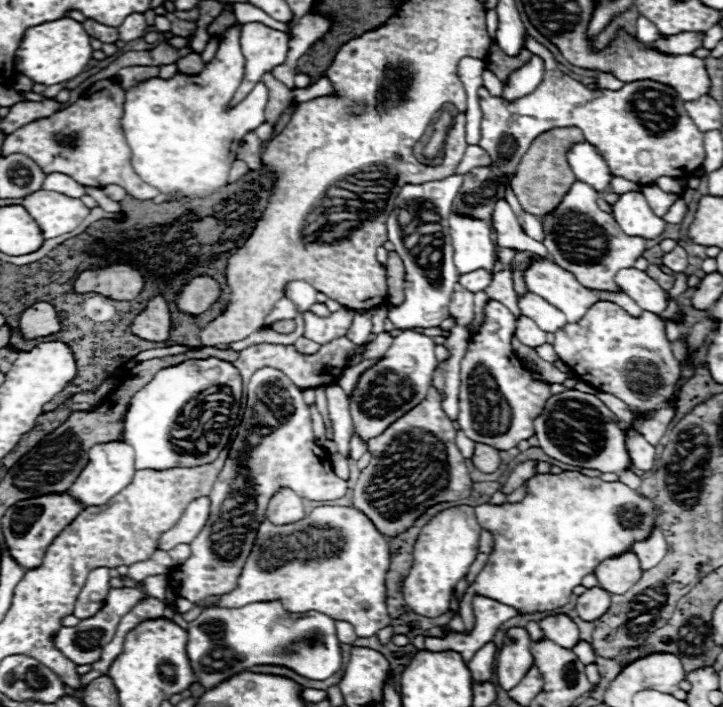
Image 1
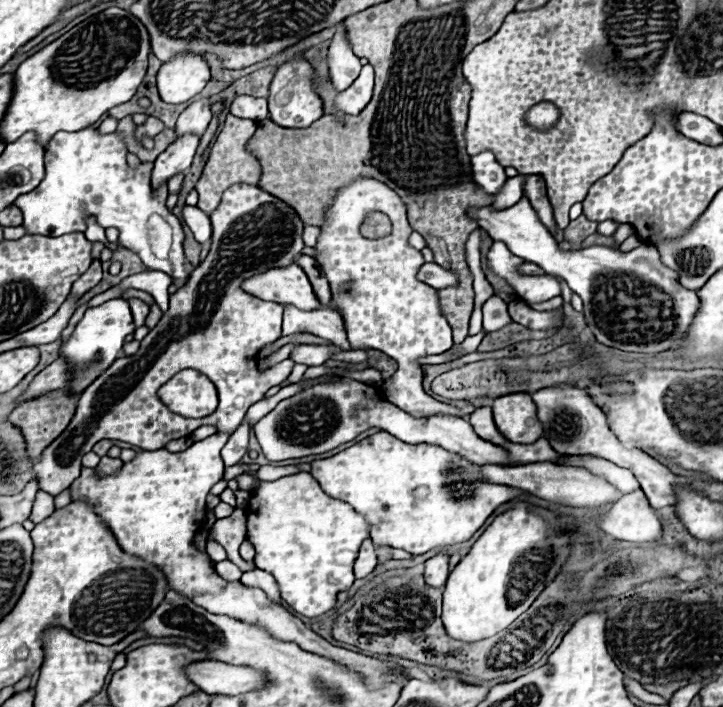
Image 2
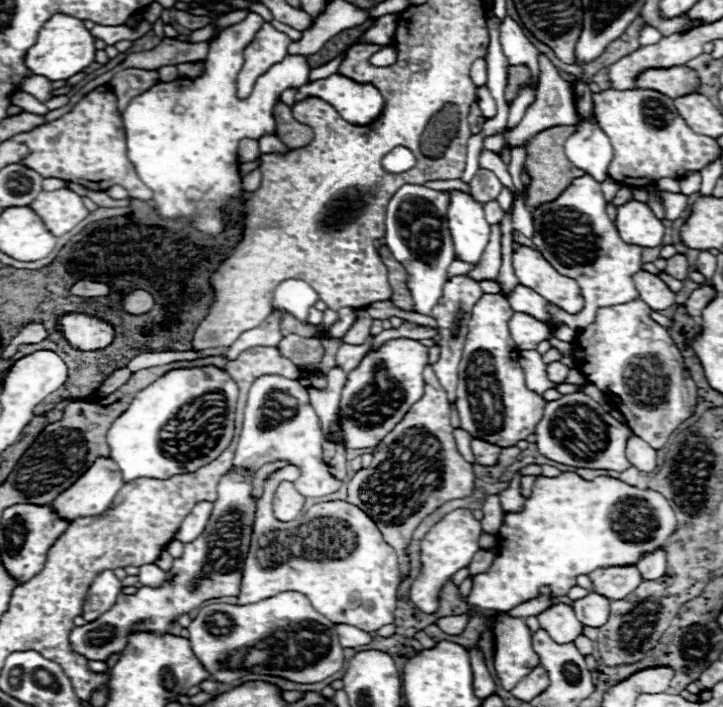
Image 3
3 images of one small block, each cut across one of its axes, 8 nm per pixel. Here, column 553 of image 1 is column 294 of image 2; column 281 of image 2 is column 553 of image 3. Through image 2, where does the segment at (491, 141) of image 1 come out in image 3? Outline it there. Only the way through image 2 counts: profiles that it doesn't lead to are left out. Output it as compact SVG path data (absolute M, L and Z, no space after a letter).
M540 54L540 64L544 64L544 76L540 78L540 86L538 86L538 92L536 92L536 100L534 104L526 110L526 118L520 122L518 128L514 128L508 136L508 142L512 146L518 146L518 144L524 144L528 142L534 134L546 130L546 128L552 128L552 126L574 126L578 122L578 114L576 114L576 108L574 108L574 94L572 94L572 84L564 82L558 74L558 68L544 56Z

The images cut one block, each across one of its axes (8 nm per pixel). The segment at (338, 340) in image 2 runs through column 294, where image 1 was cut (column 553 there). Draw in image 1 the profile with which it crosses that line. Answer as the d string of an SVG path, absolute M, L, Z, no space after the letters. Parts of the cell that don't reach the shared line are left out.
M528 292L528 296L522 296L518 300L522 316L528 316L534 320L544 332L556 332L560 326L566 324L566 318L560 310L556 310L552 304L548 304L544 298Z

